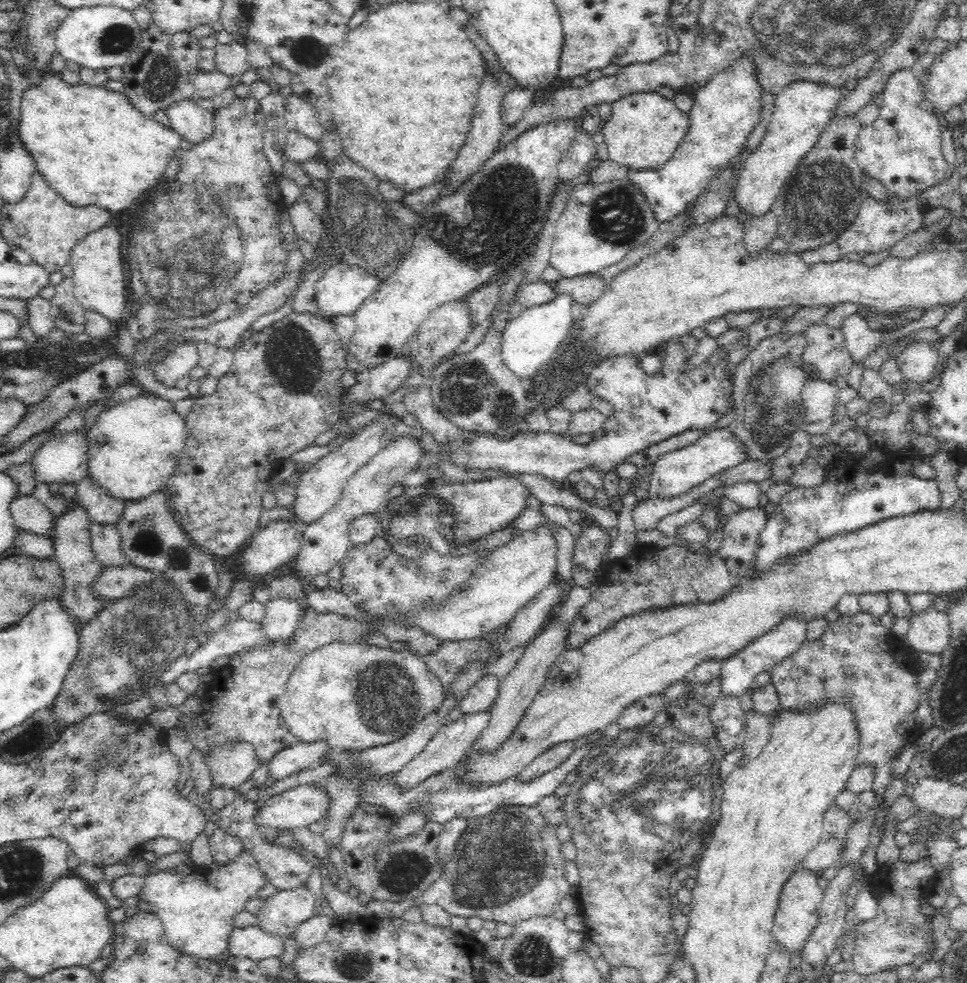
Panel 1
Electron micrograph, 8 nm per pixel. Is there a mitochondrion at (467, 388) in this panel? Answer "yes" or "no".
yes

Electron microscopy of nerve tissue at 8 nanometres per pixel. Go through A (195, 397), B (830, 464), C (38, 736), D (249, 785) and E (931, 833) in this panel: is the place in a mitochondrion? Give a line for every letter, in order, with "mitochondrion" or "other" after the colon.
A: other
B: other
C: mitochondrion
D: other
E: other

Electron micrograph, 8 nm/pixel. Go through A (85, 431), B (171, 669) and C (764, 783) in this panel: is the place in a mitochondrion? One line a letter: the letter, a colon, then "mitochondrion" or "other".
A: other
B: mitochondrion
C: other

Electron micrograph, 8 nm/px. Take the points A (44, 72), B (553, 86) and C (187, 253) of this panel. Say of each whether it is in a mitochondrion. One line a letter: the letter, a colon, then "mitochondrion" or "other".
A: other
B: other
C: mitochondrion

